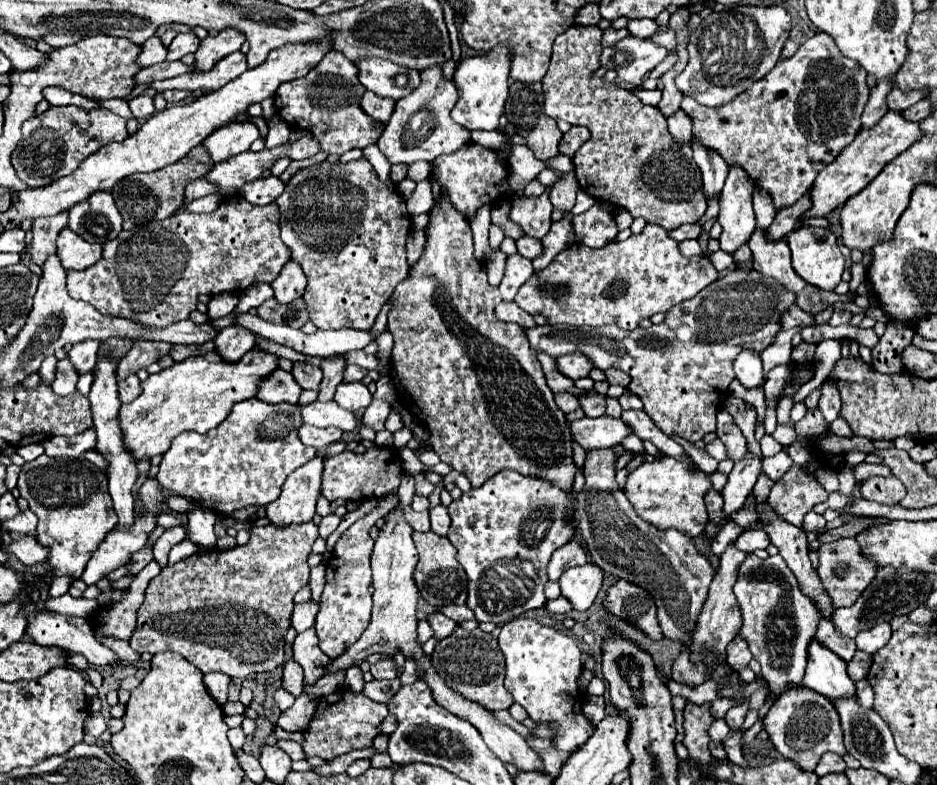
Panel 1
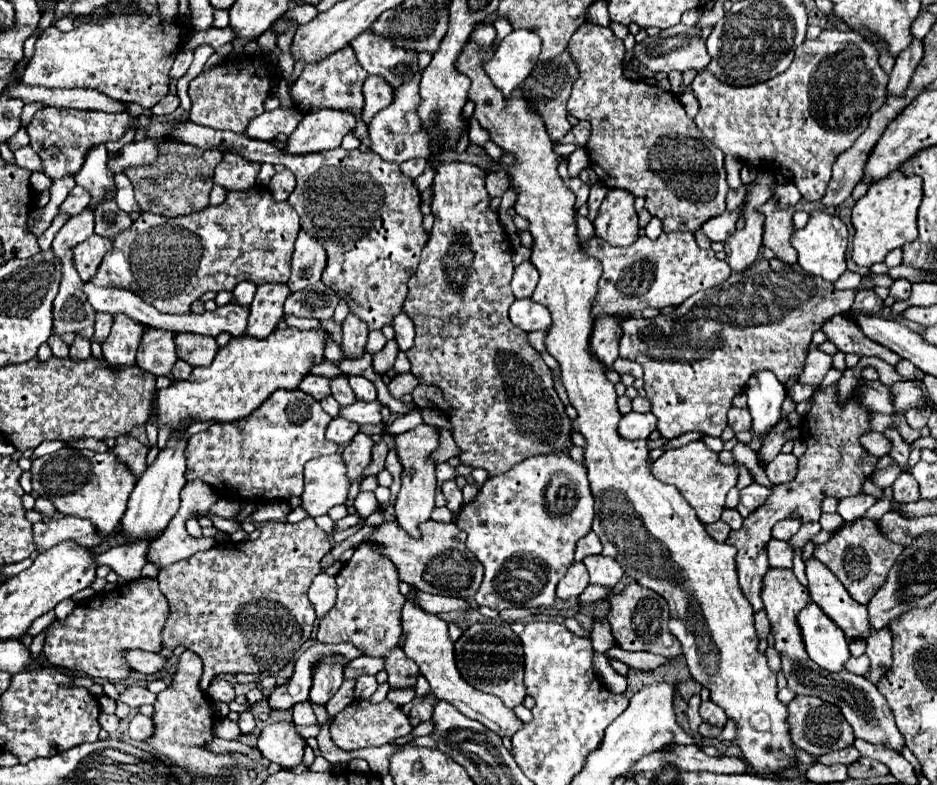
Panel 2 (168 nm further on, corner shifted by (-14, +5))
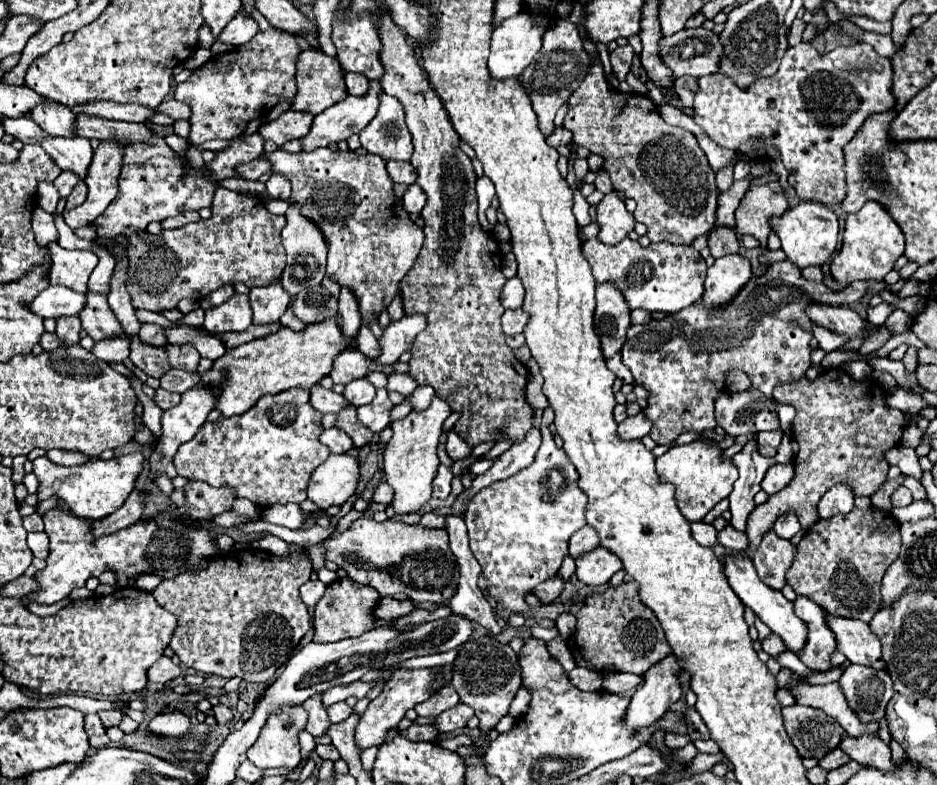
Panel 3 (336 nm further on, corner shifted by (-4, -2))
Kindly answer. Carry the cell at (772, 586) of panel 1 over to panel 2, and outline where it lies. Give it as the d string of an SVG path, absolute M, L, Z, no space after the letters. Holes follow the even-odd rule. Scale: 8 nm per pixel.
M769 568L769 572L765 574L765 580L763 580L761 596L763 596L763 604L767 610L773 634L775 634L775 650L781 654L781 668L787 676L787 686L795 694L817 696L821 700L827 700L827 702L839 706L857 738L863 738L865 742L871 742L871 744L883 744L887 748L901 750L905 746L903 736L899 734L895 720L893 720L893 712L891 712L887 700L883 698L883 694L877 690L877 686L873 686L867 678L857 676L847 670L827 672L827 670L819 668L813 660L809 660L809 656L803 648L803 640L799 636L799 626L795 624L795 616L797 616L799 608L803 608L803 604L807 604L809 592L807 592L807 588L803 588L799 584L793 570Z

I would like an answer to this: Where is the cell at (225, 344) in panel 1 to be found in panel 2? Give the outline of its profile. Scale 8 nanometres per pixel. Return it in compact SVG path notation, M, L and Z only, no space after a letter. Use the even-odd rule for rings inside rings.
M261 284L257 290L249 308L249 326L247 334L255 338L265 338L269 332L273 332L281 318L283 318L283 304L291 296L291 290L287 284Z

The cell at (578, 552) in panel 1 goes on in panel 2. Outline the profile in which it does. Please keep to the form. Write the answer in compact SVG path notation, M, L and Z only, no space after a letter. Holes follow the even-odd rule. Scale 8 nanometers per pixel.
M589 532L579 540L575 550L575 560L583 560L585 556L591 556L591 554L601 554L601 542L595 532Z

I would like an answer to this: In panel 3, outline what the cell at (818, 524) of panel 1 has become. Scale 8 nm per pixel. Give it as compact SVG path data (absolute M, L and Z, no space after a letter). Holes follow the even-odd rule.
M847 485L831 487L819 501L819 517L829 519L839 513L849 513L853 509L853 491Z

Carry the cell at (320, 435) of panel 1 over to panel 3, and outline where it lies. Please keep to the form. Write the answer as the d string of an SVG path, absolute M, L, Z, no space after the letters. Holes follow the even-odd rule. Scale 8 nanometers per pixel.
M333 427L333 429L325 429L325 431L321 433L319 439L321 439L323 445L329 447L331 453L347 453L349 449L353 449L353 441L351 441L351 437L349 437L345 431L337 429L337 427Z

